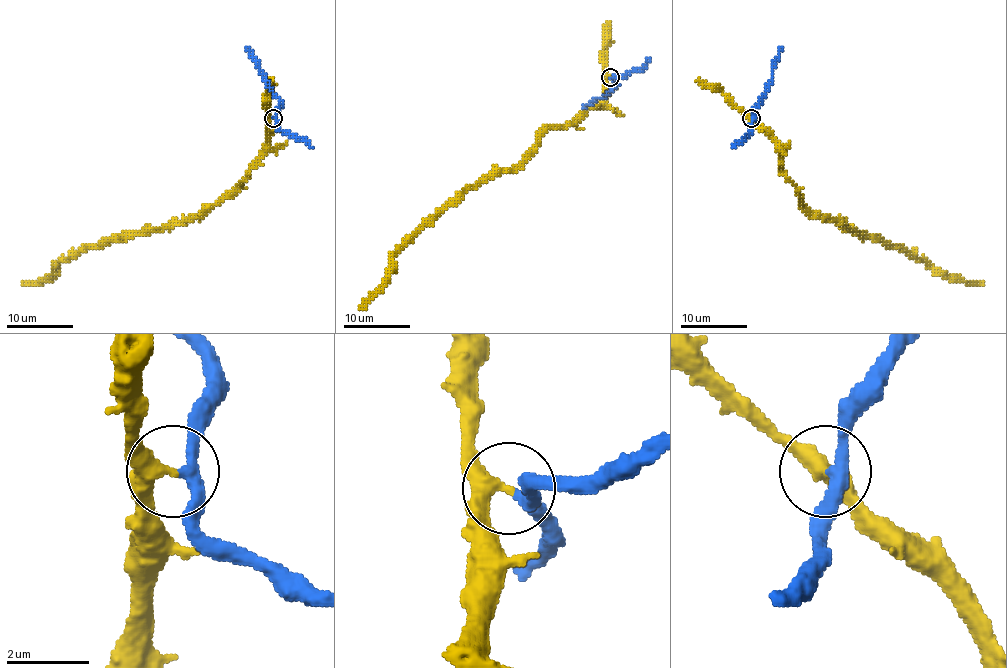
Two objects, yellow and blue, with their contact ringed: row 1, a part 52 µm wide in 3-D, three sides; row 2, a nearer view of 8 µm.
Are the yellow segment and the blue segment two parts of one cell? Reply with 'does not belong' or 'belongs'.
does not belong

